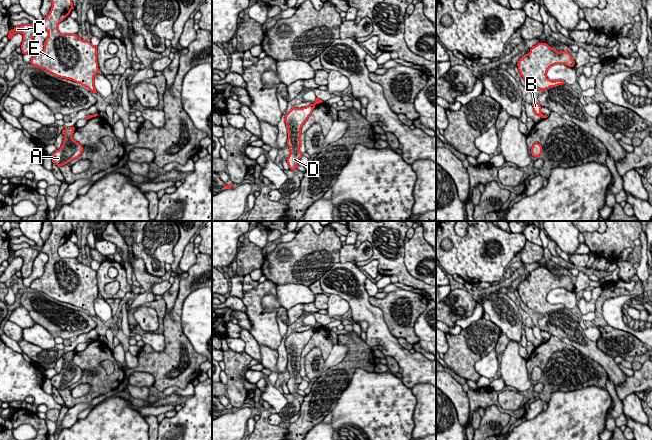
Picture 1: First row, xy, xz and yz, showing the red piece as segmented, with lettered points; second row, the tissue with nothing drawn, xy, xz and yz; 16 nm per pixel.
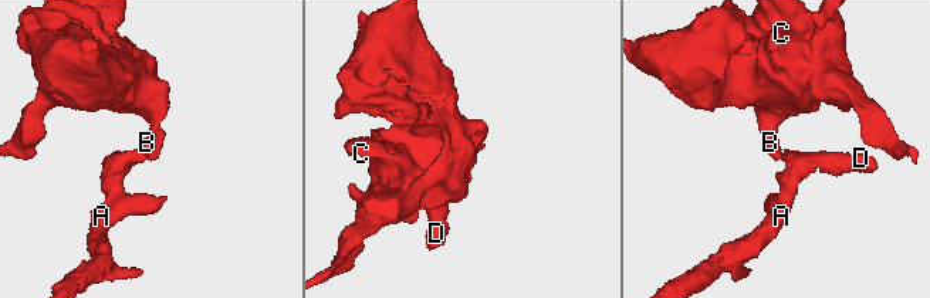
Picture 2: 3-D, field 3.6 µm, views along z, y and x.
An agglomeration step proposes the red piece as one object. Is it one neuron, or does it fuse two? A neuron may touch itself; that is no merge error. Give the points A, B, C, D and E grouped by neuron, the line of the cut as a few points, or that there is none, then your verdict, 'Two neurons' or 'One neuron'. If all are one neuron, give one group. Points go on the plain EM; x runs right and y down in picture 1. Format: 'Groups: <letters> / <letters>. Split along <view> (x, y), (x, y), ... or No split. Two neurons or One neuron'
Groups: A D / B C E. Split along xy (89, 339), (91, 341). Two neurons

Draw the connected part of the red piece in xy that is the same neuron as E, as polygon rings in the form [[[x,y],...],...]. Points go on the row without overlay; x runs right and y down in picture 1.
[[[51,221],[51,226],[51,234],[40,250],[16,250],[9,255],[8,262],[21,257],[21,274],[23,278],[27,278],[32,273],[33,262],[38,253],[47,254],[48,261],[44,266],[44,273],[31,282],[31,289],[45,293],[57,301],[80,307],[91,316],[97,317],[94,310],[94,300],[99,297],[97,271],[90,265],[82,264],[77,258],[59,256],[58,248],[74,233],[71,221]]]

